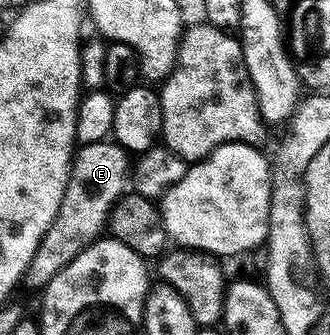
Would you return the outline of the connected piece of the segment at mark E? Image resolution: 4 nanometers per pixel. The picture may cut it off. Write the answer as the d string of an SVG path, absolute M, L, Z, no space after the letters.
M114 141L84 143L74 152L71 161L71 176L67 182L65 197L61 197L61 209L57 213L57 217L53 217L53 225L49 225L41 245L37 245L37 253L33 257L29 268L29 280L31 279L31 283L36 289L46 287L47 282L58 271L65 269L65 265L69 265L69 261L73 261L73 257L77 257L77 253L81 253L89 244L94 243L96 239L104 234L112 209L115 208L116 203L123 198L128 190L129 172L132 167L133 163L128 152L124 151Z

